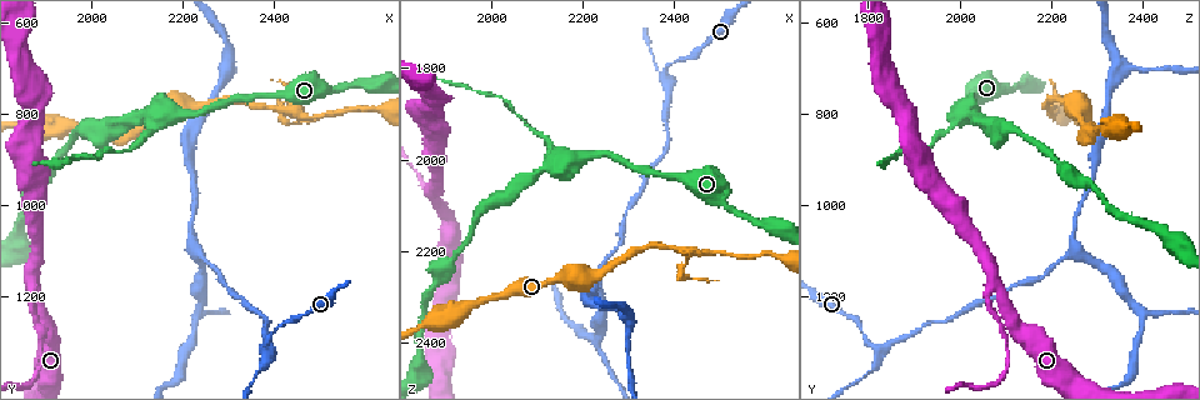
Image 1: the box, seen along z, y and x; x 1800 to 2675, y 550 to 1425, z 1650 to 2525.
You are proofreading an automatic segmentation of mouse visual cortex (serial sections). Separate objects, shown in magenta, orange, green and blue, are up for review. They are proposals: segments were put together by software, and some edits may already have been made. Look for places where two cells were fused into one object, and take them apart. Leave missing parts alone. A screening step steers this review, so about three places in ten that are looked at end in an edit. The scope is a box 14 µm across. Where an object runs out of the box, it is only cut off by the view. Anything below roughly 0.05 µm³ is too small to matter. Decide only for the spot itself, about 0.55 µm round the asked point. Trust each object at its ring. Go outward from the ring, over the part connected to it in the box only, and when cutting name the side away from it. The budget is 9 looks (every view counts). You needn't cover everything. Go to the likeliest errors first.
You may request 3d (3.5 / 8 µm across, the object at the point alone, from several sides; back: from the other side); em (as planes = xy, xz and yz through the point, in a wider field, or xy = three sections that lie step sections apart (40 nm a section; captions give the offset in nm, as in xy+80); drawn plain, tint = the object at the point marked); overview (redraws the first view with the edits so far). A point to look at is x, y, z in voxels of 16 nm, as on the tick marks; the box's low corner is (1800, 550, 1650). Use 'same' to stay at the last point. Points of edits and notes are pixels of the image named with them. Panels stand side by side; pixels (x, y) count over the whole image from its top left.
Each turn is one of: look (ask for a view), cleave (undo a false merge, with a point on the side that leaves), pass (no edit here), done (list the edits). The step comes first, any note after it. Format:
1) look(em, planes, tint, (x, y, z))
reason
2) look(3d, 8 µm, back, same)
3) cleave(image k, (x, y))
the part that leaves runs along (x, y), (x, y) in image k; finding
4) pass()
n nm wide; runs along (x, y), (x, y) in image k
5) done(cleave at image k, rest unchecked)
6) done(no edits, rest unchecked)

look(em, planes, tint, (2440, 790, 2205))

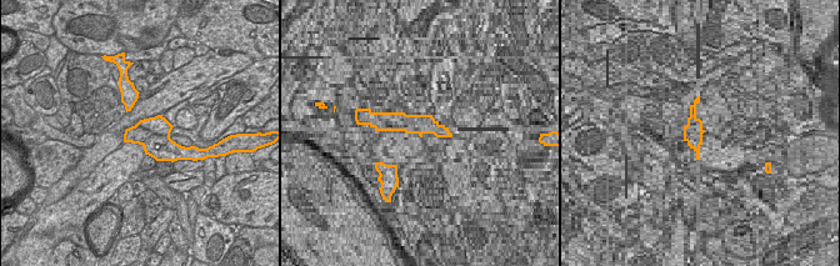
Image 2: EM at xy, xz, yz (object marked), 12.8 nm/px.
look(3d, 3.5 µm, same)

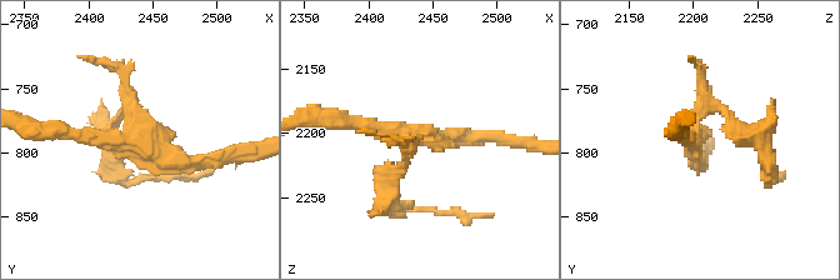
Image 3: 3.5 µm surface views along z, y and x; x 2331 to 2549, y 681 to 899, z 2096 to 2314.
pass()
runs along (55, 130), (216, 160) in image 3; one cell here

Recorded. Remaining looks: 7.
look(3d, 3.5 µm, back, (1895, 1250, 2110))
sharp bend

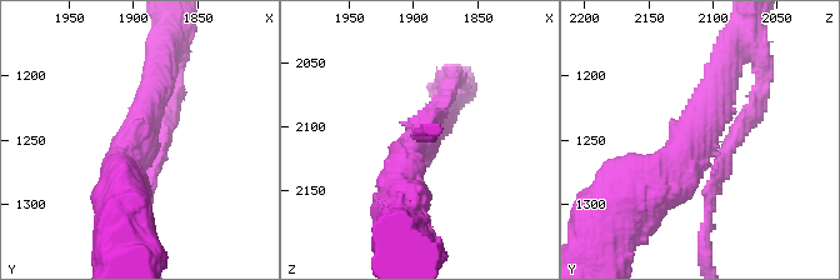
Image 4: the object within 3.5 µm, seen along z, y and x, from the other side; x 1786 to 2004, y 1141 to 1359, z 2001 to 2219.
look(em, xy, step 5, tint, (1896, 1250, 2112))
3 arms; arms of 200, 400, 600 nm; now the EM

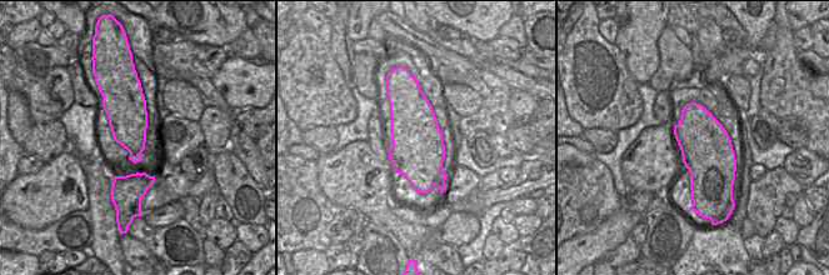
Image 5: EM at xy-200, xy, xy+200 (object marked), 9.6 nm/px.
pass()
500 nm wide; runs along (640, 190), (689, 159), (724, 68) in image 4; all the same cell

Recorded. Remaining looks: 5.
look(3d, 3.5 µm, (2375, 1315, 1825))
three-way junction

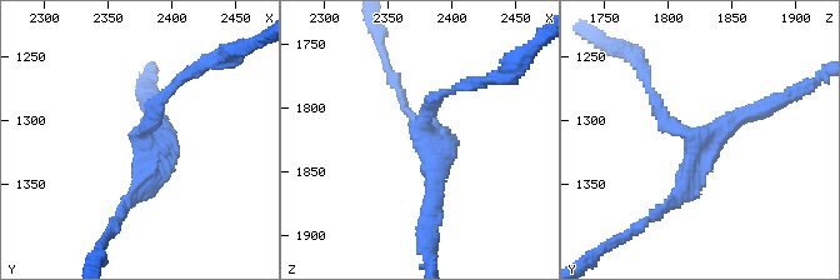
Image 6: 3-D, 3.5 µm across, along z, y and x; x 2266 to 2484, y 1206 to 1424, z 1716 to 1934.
look(em, xy, step 2, tint, (2376, 1312, 1822))
3 arms; arms of 150, 150, 200 nm; now the EM

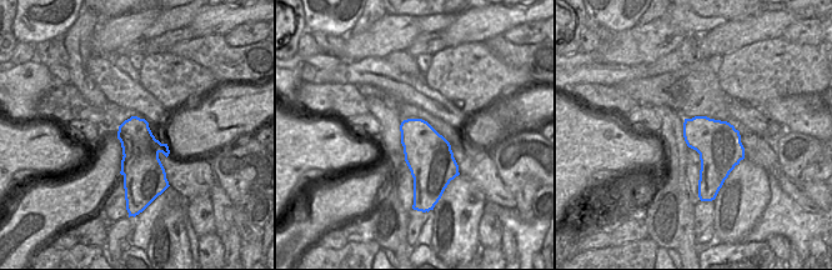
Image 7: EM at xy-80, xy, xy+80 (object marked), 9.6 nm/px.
pass()
runs along (458, 86), (423, 121), (430, 205) in image 6; continuous, no second cell

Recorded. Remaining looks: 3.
look(3d, 3.5 µm, back, (2145, 815, 1990))

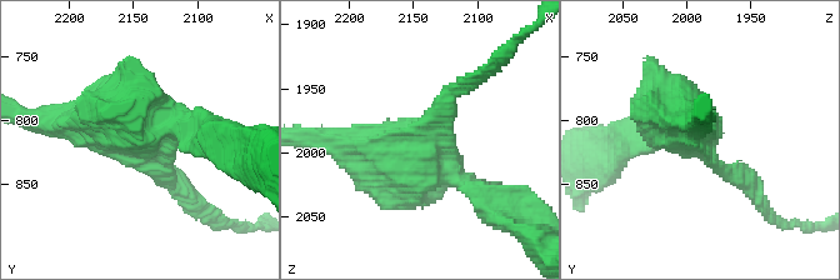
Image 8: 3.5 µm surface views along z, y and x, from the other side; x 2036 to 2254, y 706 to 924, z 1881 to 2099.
look(em, xy, step 1, tint, (2142, 818, 1990))
now the EM

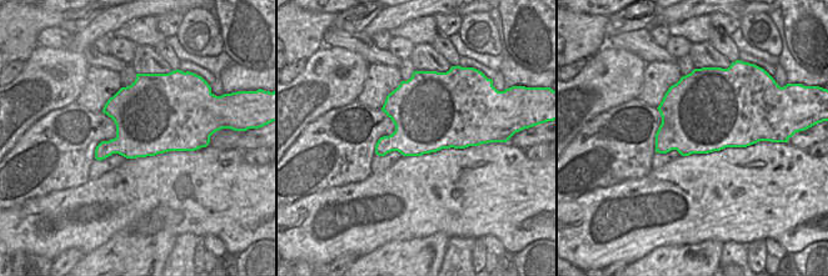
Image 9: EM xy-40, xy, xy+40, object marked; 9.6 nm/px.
look(em, xy, step 2, tint, same)

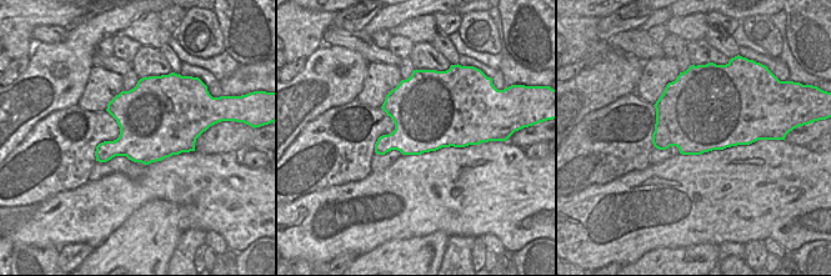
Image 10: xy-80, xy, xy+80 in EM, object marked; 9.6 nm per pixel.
pass()
runs along (329, 141), (436, 160), (486, 195) in image 8; continuous, no second cell

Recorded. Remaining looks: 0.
done(no edits, rest unchecked)

